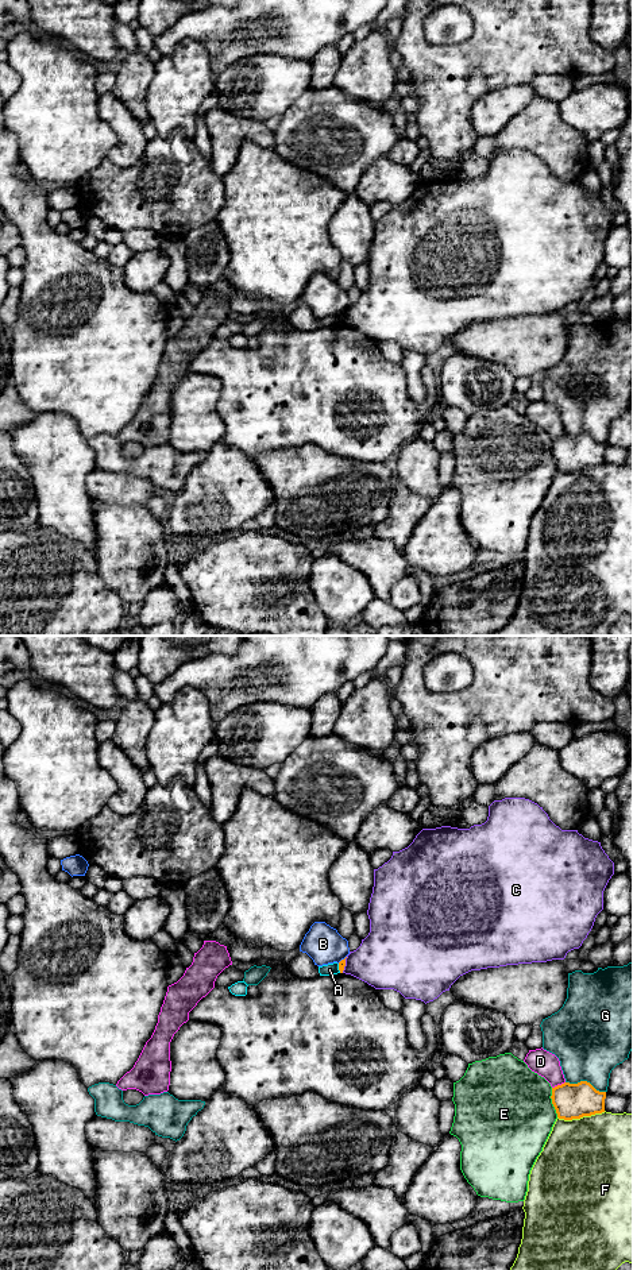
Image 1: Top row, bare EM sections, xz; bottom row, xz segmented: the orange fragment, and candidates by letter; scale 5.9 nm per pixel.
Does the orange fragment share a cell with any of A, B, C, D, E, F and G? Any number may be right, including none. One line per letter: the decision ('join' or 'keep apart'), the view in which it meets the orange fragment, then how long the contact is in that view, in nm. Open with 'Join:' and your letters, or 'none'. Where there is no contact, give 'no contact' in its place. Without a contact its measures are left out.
Join: none
A: keep apart; meets orange in xz; contact 60 nm long
B: keep apart; meets orange in xz; contact 70 nm long
C: keep apart; meets orange in xz; contact 100 nm long
D: keep apart; meets orange in xz; contact 90 nm long
E: keep apart; meets orange in xz; contact 180 nm long
F: keep apart; meets orange in xz; contact 300 nm long
G: keep apart; meets orange in xz; contact 240 nm long

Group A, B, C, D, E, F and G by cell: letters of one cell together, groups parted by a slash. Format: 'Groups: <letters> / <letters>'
Groups: A / B / C / D / E / F / G

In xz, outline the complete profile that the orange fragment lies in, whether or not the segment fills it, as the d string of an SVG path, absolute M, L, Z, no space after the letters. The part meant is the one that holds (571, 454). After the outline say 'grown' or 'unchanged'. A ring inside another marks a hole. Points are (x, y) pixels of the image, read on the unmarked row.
M587 433L564 435L552 440L551 451L557 470L572 472L605 464L606 444L597 443Z | unchanged

